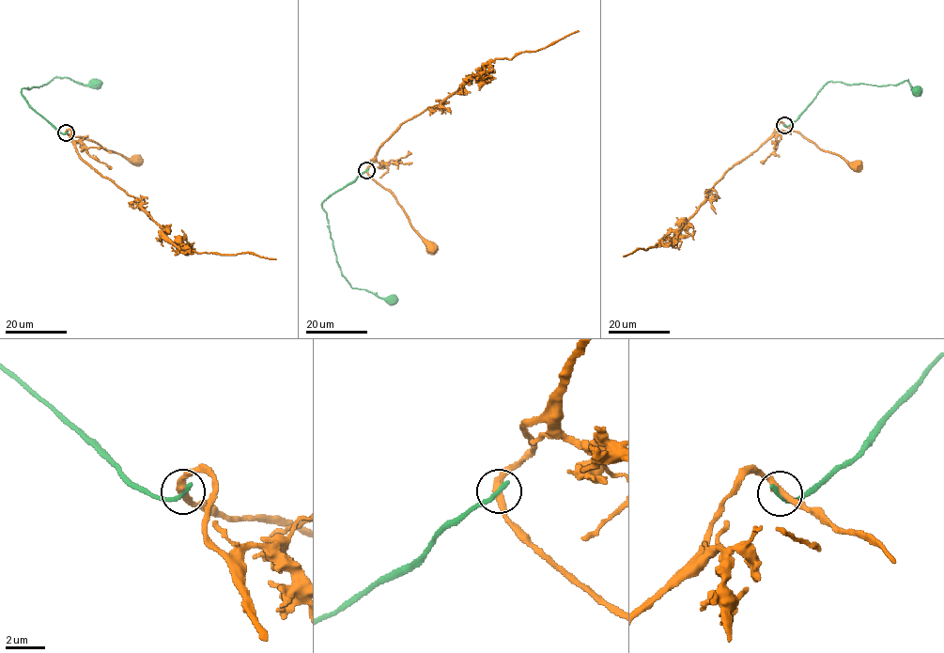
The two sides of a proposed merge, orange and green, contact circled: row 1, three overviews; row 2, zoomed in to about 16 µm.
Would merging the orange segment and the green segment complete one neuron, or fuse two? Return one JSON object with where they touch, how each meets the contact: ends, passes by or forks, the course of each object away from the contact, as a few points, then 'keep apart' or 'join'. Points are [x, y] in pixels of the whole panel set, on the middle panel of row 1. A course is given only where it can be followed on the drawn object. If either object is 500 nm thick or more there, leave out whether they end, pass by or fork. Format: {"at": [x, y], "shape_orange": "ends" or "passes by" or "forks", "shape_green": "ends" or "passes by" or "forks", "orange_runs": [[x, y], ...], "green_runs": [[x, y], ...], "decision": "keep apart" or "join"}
{"at": [366, 170], "shape_orange": "passes by", "shape_green": "ends", "orange_runs": [[367, 170], [392, 194], [410, 226], [430, 247]], "green_runs": [[367, 170], [335, 191], [322, 203], [322, 209], [341, 274], [352, 287], [392, 299]], "decision": "keep apart"}

